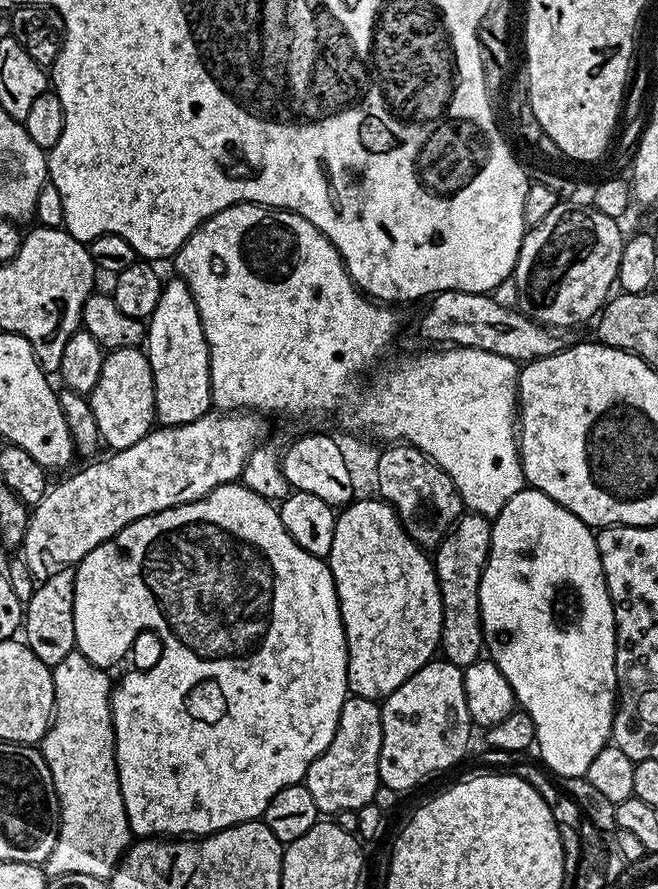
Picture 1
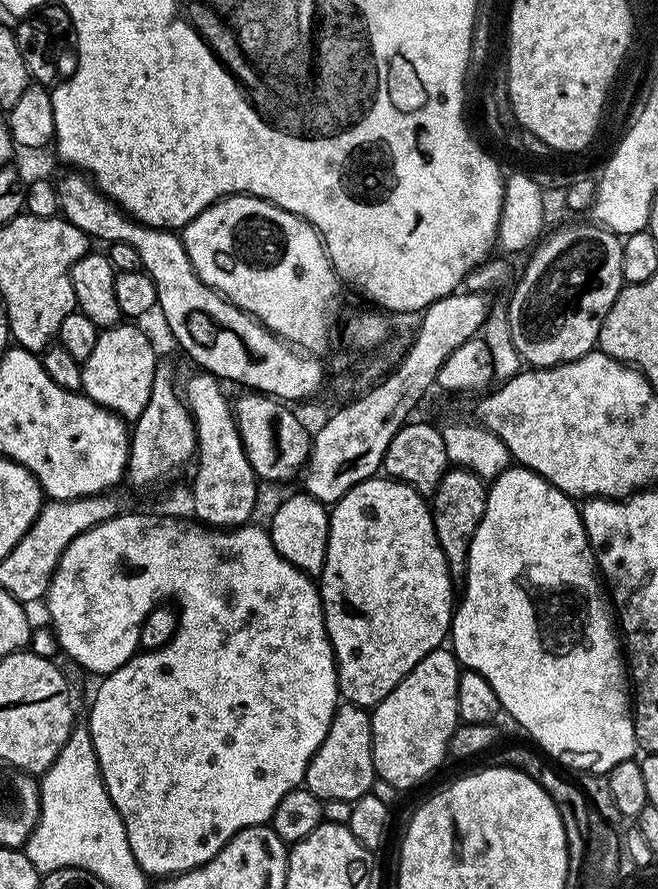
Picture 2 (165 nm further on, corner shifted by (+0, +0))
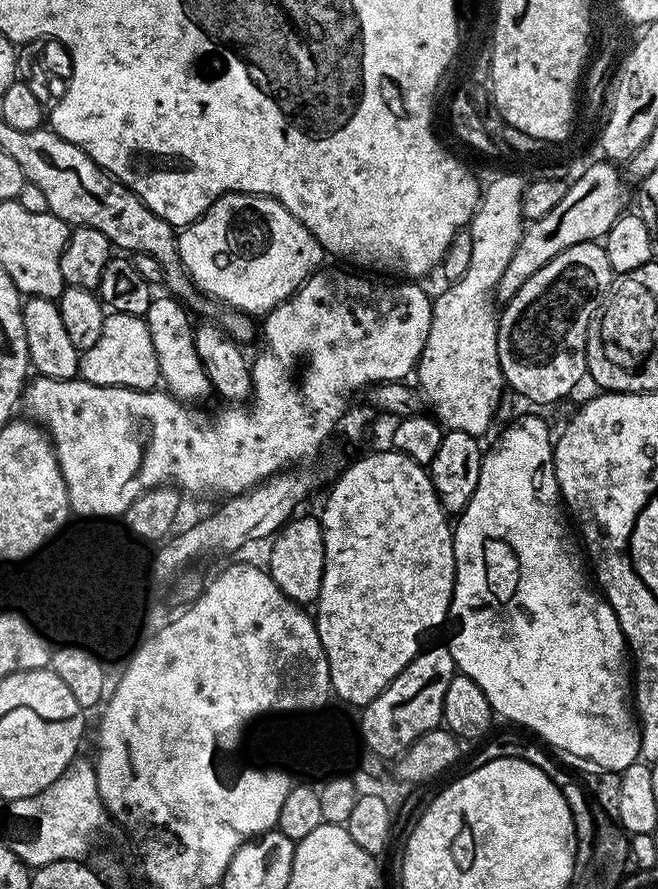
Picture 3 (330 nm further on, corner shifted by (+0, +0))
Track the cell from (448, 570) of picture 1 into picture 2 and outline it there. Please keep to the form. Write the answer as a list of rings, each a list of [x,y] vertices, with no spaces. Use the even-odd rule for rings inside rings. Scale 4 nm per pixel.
[[[455,466],[449,467],[444,473],[442,482],[438,482],[436,491],[430,497],[434,530],[438,534],[438,542],[442,546],[442,554],[446,558],[453,581],[463,581],[464,573],[468,571],[470,542],[474,538],[474,530],[478,530],[478,522],[482,522],[482,514],[486,514],[487,497],[485,481],[468,468]]]

